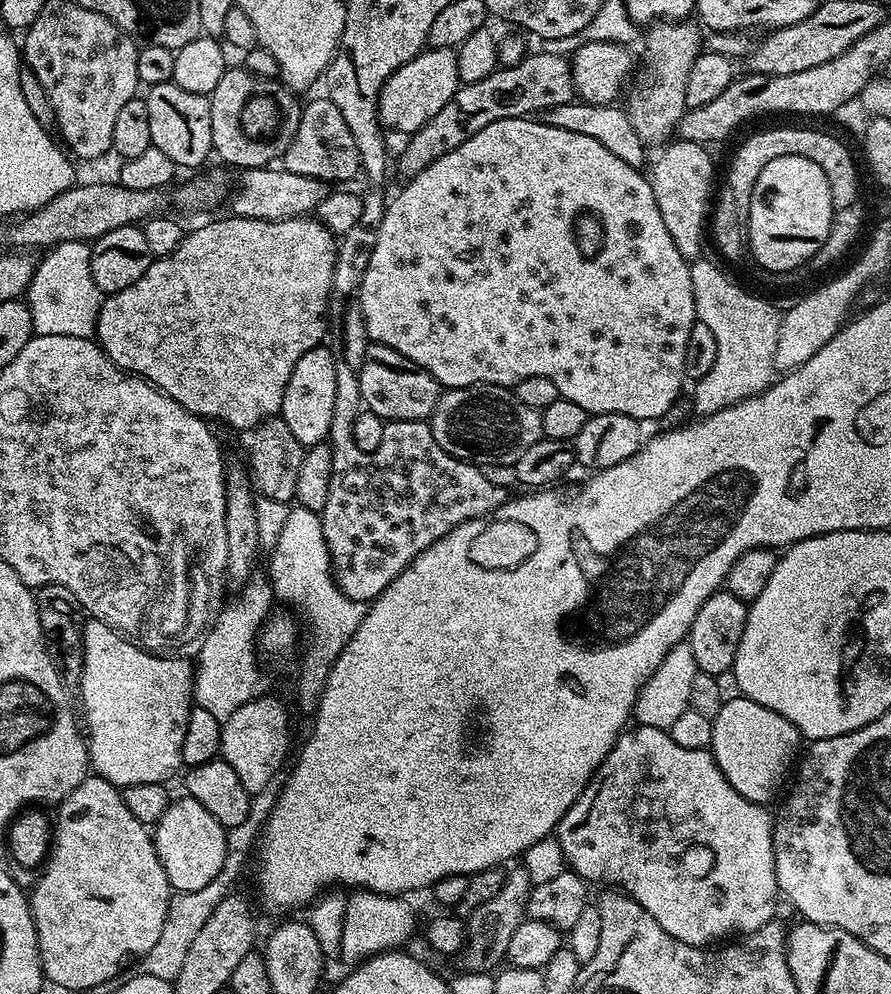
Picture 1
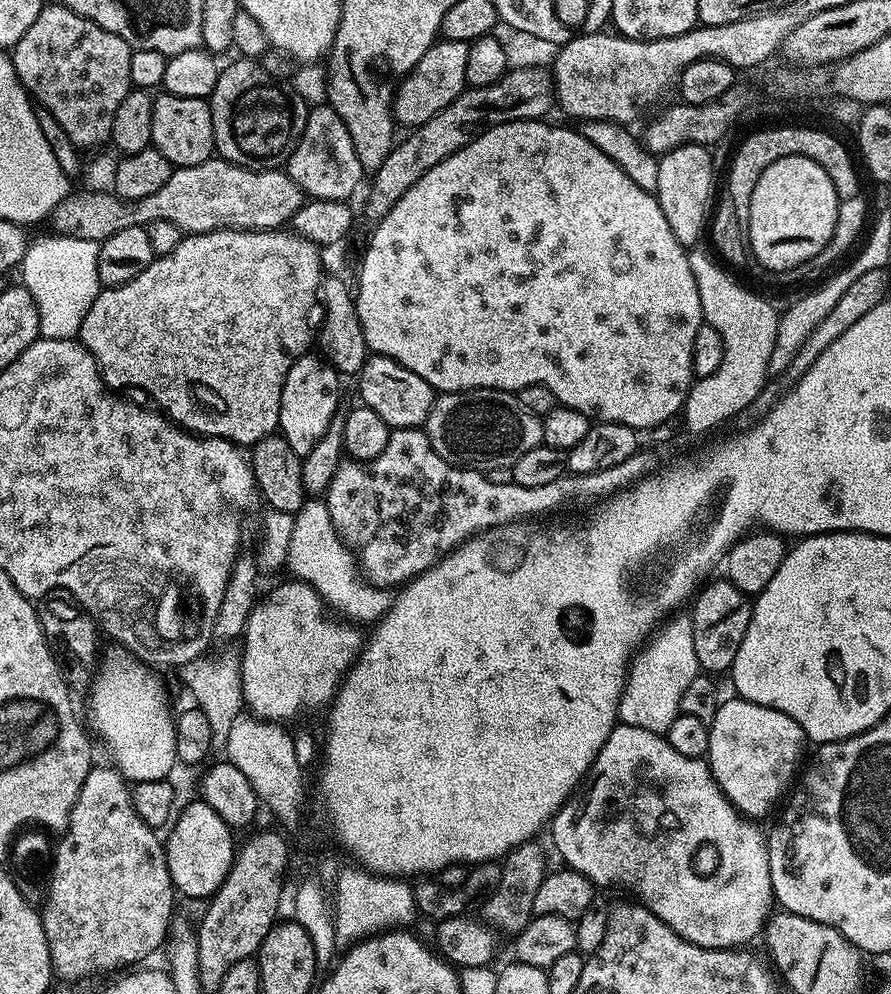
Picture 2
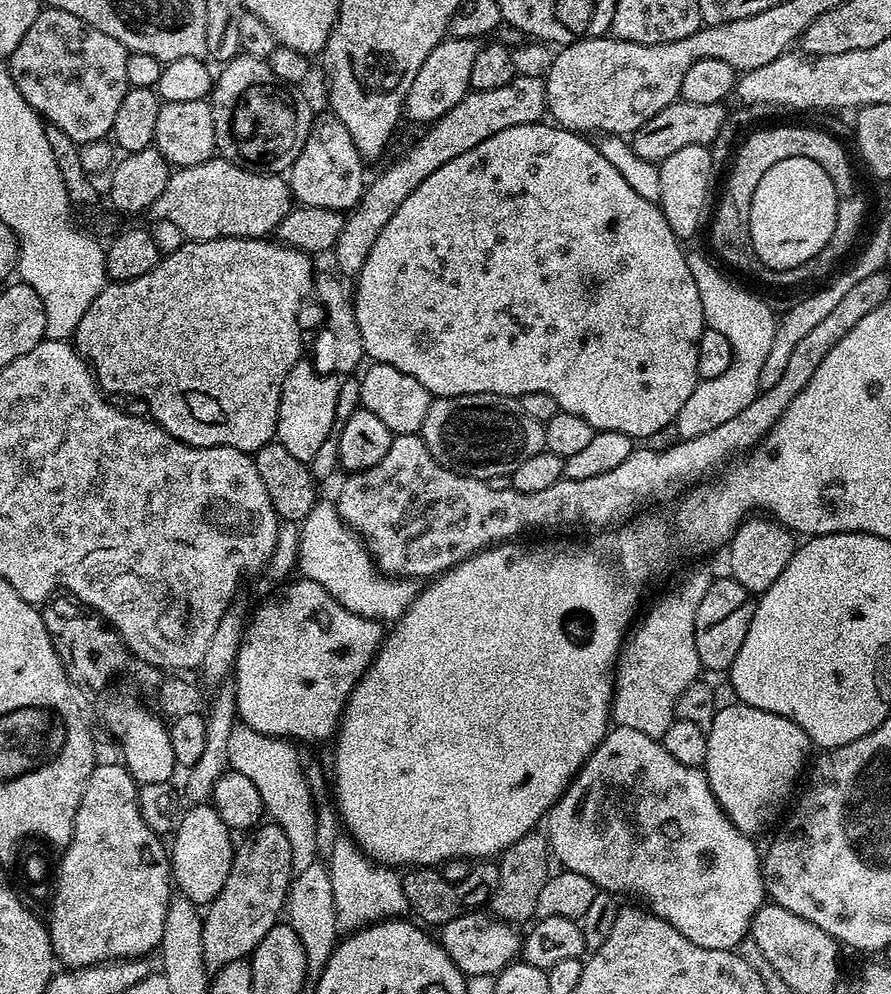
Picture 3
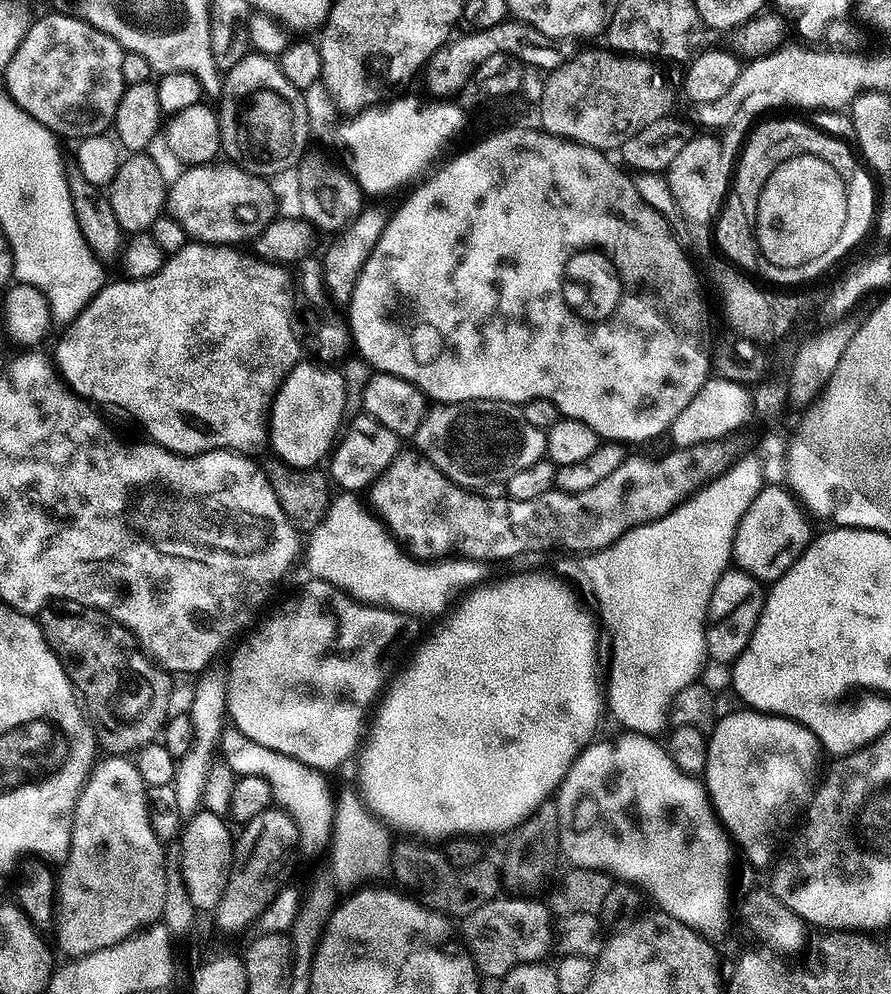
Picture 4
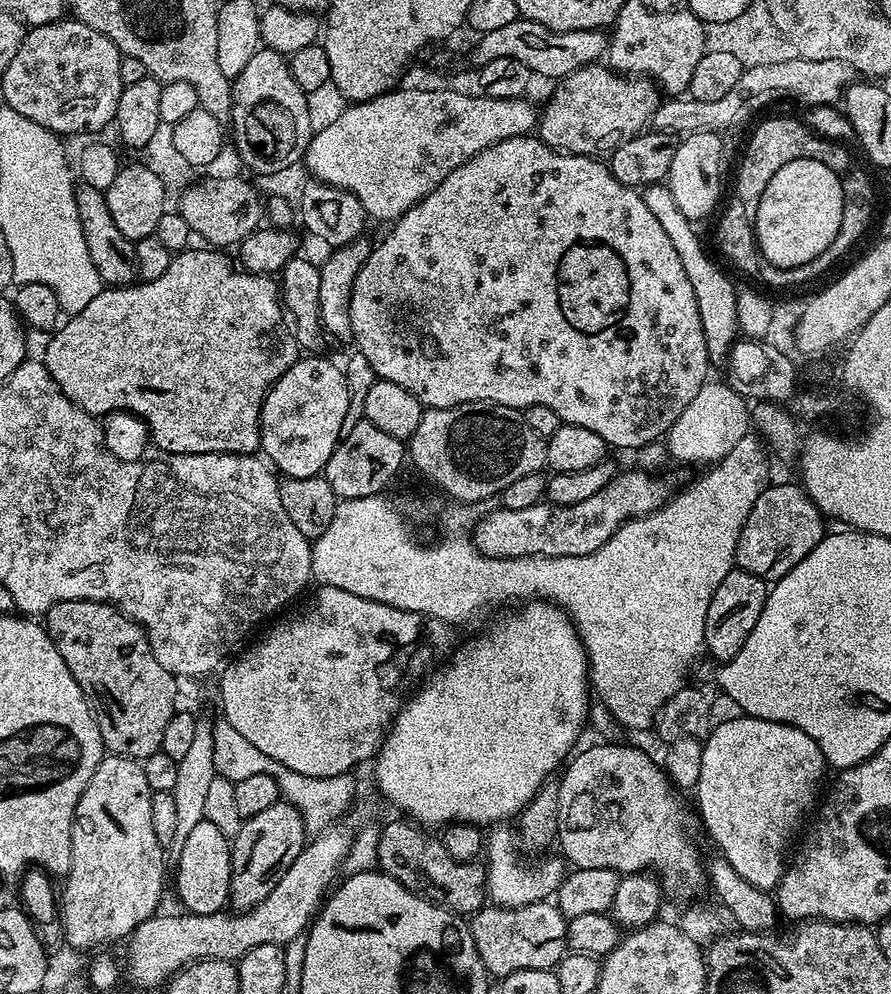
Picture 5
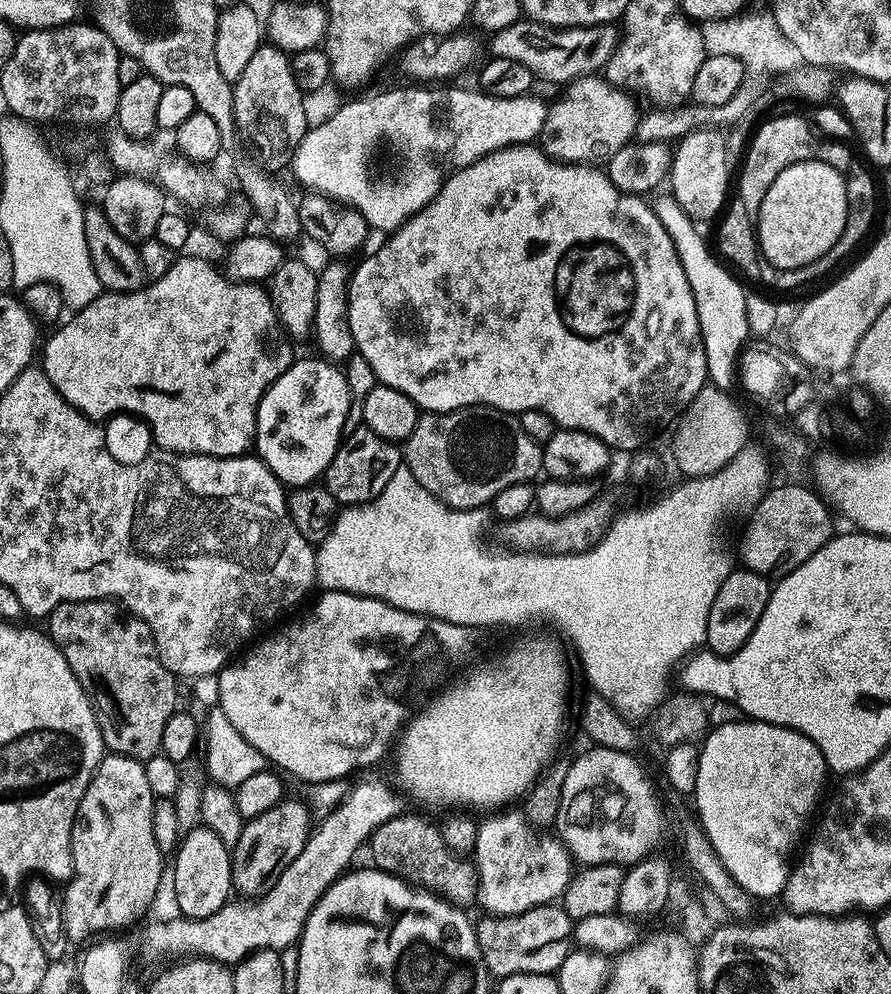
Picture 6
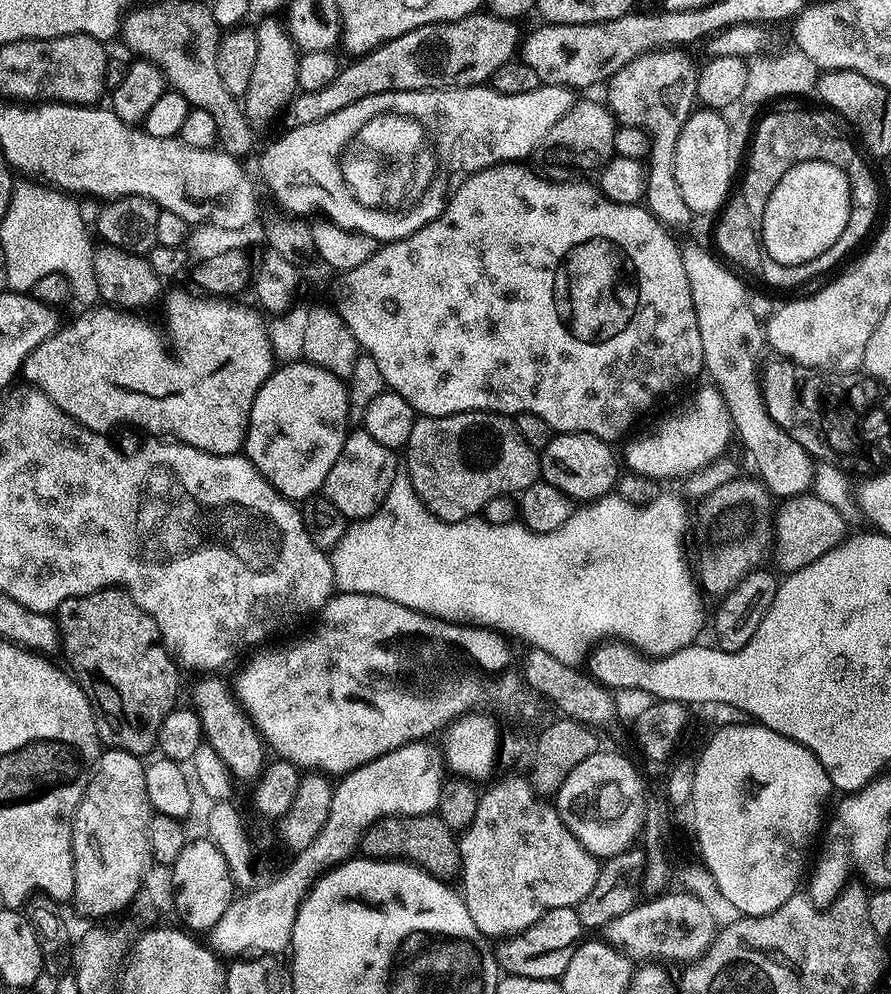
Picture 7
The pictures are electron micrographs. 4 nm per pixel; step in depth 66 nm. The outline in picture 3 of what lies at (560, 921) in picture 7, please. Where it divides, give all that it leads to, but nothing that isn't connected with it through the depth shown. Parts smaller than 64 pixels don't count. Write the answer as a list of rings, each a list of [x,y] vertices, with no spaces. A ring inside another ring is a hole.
[[[484,910],[467,912],[465,916],[454,918],[450,922],[439,925],[438,939],[441,946],[446,950],[446,954],[458,966],[458,970],[464,973],[465,977],[487,976],[495,974],[505,968],[507,964],[513,963],[522,952],[522,936],[513,925],[507,920],[497,920],[495,916]]]

